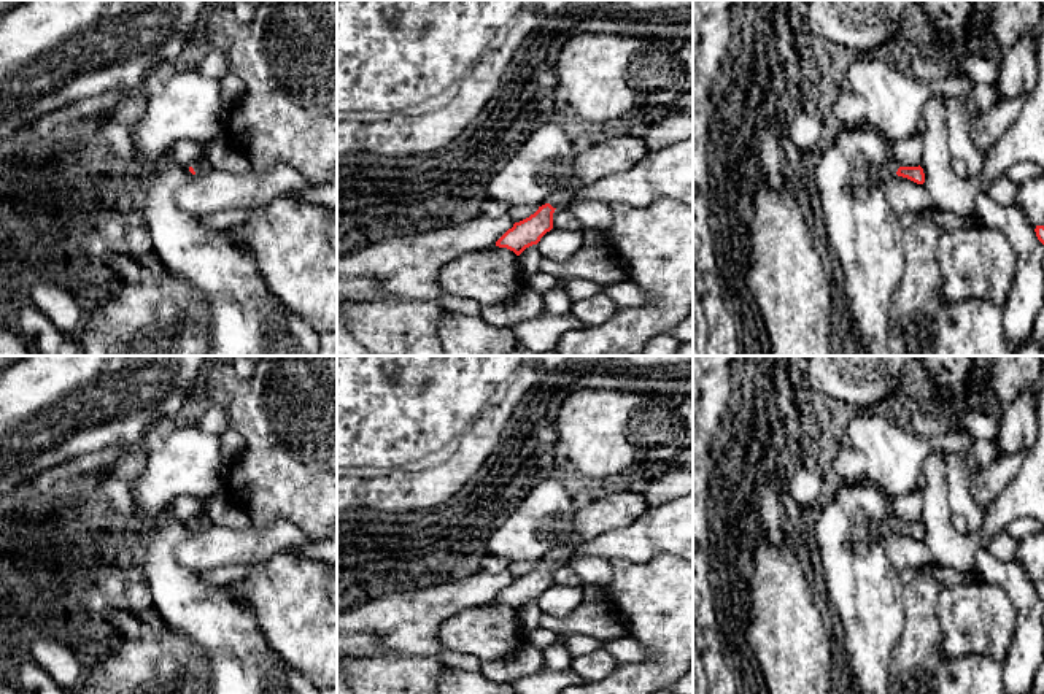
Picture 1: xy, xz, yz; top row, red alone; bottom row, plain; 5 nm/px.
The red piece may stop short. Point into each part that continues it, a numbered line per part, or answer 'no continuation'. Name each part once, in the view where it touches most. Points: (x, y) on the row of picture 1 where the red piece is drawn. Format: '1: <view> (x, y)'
1: xz (615, 154)

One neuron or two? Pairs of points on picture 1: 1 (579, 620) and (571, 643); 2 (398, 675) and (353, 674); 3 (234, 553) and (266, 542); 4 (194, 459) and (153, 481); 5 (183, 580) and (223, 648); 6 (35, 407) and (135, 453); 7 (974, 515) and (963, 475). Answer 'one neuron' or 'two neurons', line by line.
1: two neurons
2: one neuron
3: one neuron
4: one neuron
5: one neuron
6: two neurons
7: one neuron

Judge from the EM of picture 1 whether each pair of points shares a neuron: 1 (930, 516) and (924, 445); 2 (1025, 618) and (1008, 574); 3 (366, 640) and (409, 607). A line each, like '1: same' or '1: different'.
1: different
2: same
3: same

